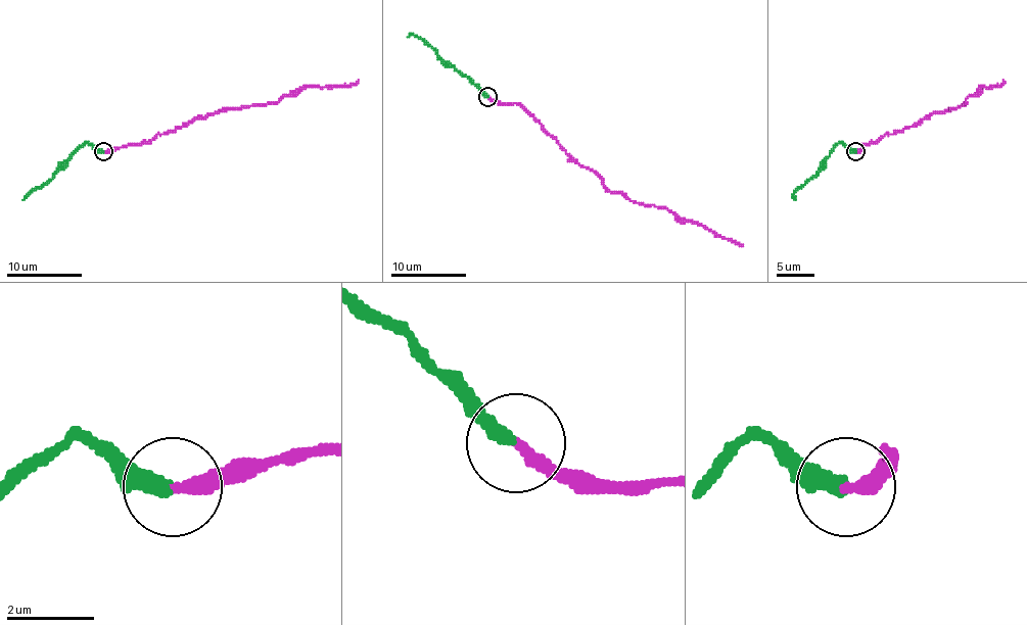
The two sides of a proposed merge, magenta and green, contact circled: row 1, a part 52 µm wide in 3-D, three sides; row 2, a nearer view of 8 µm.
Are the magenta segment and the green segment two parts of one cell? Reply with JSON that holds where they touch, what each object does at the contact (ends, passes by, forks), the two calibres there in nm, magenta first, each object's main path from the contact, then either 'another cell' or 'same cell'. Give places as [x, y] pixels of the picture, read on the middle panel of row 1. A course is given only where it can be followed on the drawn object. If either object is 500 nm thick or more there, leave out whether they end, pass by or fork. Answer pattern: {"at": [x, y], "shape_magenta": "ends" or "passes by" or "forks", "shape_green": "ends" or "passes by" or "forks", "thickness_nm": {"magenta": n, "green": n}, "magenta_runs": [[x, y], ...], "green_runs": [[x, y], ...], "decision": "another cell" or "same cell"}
{"at": [487, 97], "shape_magenta": "ends", "shape_green": "ends", "thickness_nm": {"magenta": 280, "green": 360}, "magenta_runs": [[488, 97], [518, 103], [611, 191], [622, 191], [637, 202], [663, 206], [743, 244]], "green_runs": [[488, 97], [420, 39], [413, 35], [407, 37]], "decision": "another cell"}

